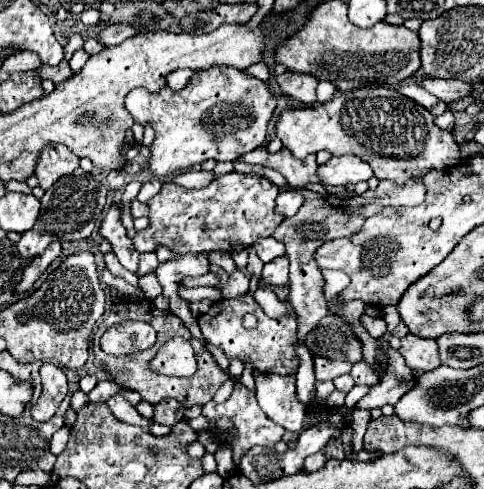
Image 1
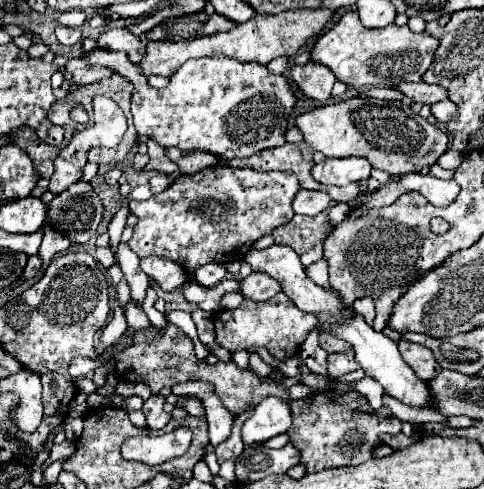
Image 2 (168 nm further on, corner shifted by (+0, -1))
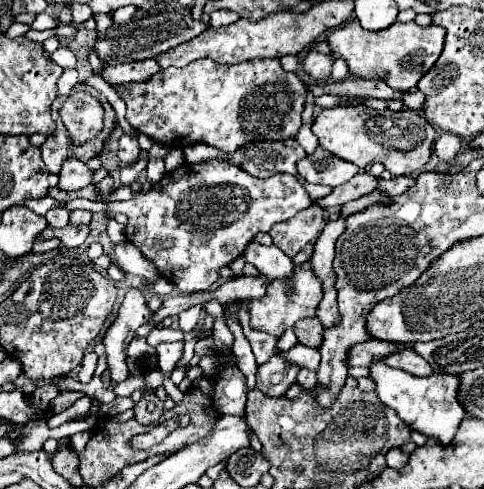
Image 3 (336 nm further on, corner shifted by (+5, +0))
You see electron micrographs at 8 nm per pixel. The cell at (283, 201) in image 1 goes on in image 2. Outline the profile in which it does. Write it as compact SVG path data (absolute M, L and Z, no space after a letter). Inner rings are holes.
M300 191L294 199L294 211L300 215L318 215L322 211L328 211L330 207L330 195L326 191Z

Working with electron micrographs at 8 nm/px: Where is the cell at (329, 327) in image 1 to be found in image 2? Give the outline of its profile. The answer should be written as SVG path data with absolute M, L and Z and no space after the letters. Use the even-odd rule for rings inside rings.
M320 333L320 347L322 347L326 353L342 353L342 351L348 351L348 349L350 349L348 341L338 339L338 337L332 335L332 333Z

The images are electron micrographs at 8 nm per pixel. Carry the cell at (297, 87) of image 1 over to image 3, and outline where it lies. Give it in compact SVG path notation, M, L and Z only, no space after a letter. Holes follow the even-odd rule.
M311 50L311 52L303 58L303 62L301 62L303 70L305 70L315 82L327 82L327 80L329 80L329 76L331 76L331 64L333 64L333 58L331 58L331 56L327 58L327 54L319 54L319 52L315 52L315 50Z

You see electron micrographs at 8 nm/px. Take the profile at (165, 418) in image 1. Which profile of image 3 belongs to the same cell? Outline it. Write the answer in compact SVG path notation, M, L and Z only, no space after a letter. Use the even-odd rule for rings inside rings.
M145 392L143 398L135 404L133 412L135 412L135 420L139 420L139 424L149 426L149 424L159 422L165 410L163 410L163 402L155 394Z

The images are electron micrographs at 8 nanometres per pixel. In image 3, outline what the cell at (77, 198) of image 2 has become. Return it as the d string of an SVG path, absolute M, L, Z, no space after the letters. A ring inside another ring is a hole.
M71 210L71 214L69 214L69 224L71 226L89 224L89 220L91 220L91 212L85 212L85 210Z

